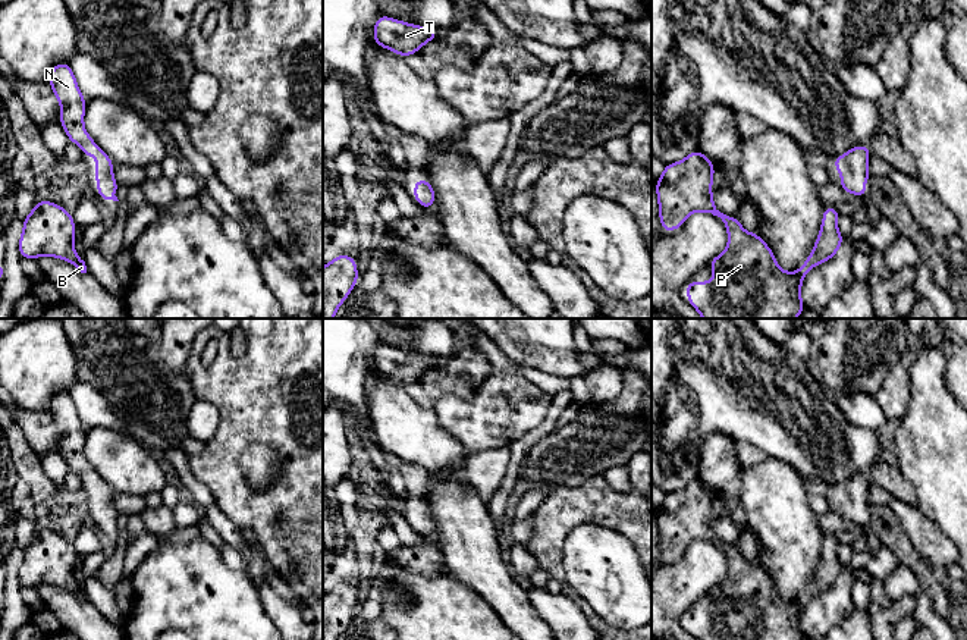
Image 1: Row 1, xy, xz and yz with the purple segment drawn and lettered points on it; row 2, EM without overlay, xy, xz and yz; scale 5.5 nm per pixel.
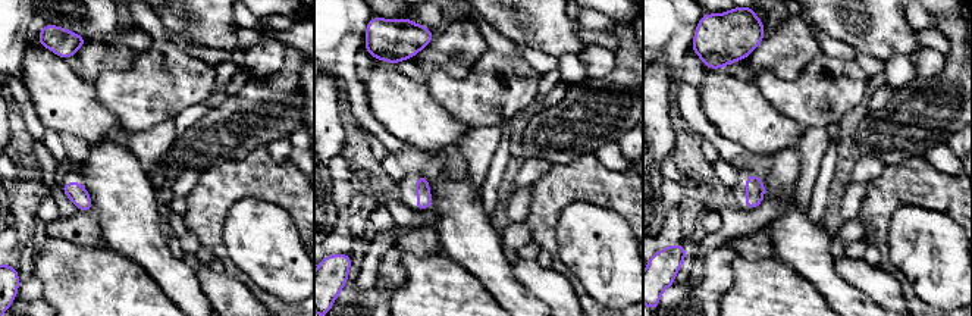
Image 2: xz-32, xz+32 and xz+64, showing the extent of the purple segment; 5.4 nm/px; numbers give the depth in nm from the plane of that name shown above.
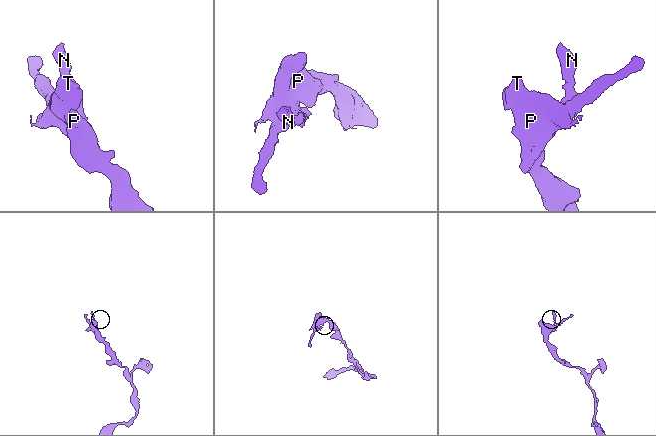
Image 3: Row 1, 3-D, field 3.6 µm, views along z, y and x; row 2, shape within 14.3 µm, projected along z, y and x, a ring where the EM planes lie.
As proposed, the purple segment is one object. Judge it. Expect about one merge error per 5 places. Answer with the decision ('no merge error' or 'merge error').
no merge error

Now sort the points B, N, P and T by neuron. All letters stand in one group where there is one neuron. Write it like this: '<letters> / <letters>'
B N P T

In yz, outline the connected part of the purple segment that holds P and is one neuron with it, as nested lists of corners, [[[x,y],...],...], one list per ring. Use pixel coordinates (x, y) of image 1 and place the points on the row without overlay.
[[[698,477],[684,489],[666,493],[654,512],[665,562],[679,558],[694,540],[720,546],[728,559],[726,578],[707,593],[716,608],[685,612],[691,636],[697,640],[804,640],[800,624],[804,605],[831,589],[844,571],[836,555],[841,540],[825,536],[811,583],[797,600],[787,602],[756,561],[745,561],[735,545],[718,539],[712,528],[715,499]]]

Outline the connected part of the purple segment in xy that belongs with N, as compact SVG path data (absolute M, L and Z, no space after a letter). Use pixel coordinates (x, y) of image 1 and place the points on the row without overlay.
M54 393L50 401L48 414L62 434L60 454L63 455L69 470L78 473L84 484L97 487L97 499L94 503L98 512L97 526L119 530L114 524L119 512L113 505L113 490L85 461L84 442L87 429L78 417L70 393Z

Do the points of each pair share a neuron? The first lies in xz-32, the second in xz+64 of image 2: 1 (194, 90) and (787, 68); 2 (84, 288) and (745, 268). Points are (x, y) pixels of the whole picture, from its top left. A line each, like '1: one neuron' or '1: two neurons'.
1: two neurons
2: one neuron

